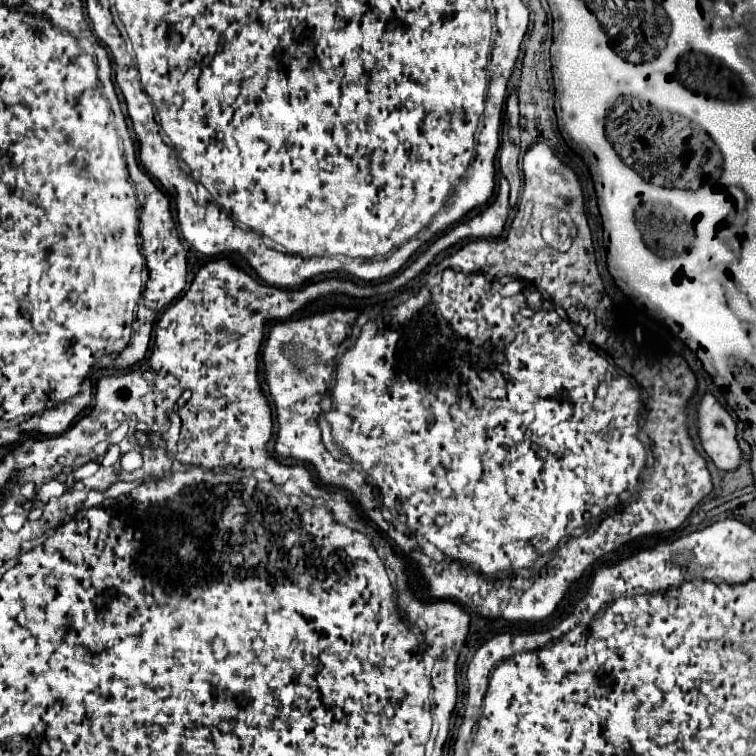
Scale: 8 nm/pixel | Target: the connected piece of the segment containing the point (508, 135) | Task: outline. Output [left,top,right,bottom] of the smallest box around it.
[500,94,520,208]

